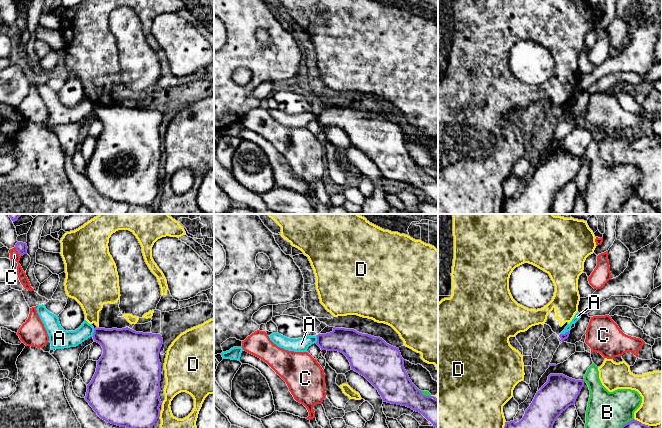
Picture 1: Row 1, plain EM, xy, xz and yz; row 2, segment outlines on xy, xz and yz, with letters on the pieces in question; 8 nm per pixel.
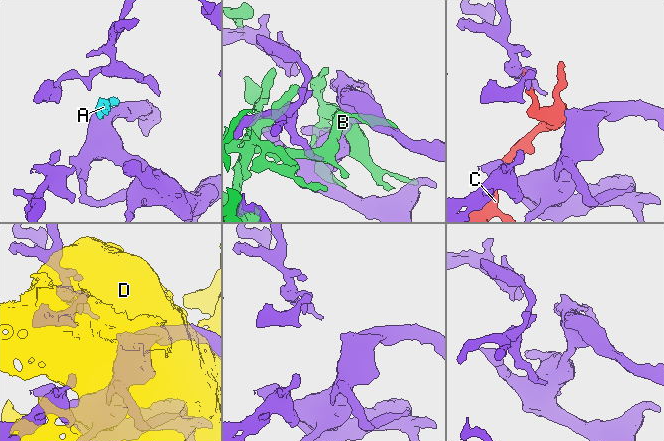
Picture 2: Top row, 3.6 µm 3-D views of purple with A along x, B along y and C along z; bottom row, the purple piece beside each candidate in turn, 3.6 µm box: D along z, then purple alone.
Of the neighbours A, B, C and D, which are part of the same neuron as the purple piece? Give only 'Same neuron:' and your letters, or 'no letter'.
Same neuron: no letter

